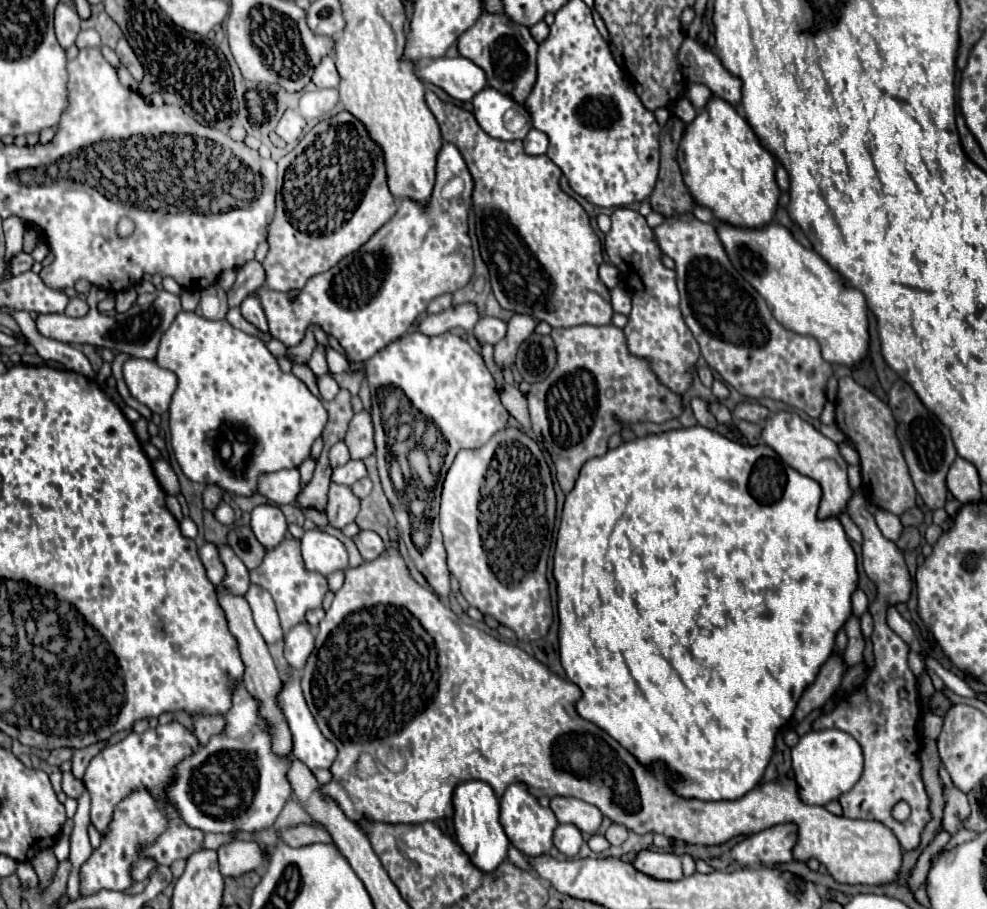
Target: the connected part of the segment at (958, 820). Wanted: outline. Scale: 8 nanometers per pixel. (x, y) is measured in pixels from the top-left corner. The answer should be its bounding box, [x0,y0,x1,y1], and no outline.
[940,770,970,836]

